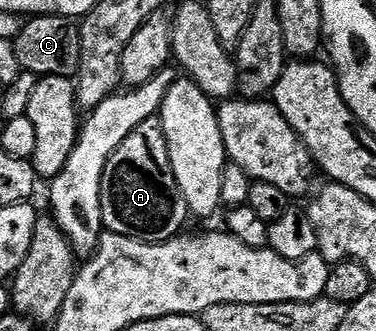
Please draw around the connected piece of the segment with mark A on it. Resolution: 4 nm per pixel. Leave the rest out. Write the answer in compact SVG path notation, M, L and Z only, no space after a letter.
M149 117L108 159L102 176L102 224L109 232L137 241L169 241L183 232L188 210L174 178L168 143L158 117Z

